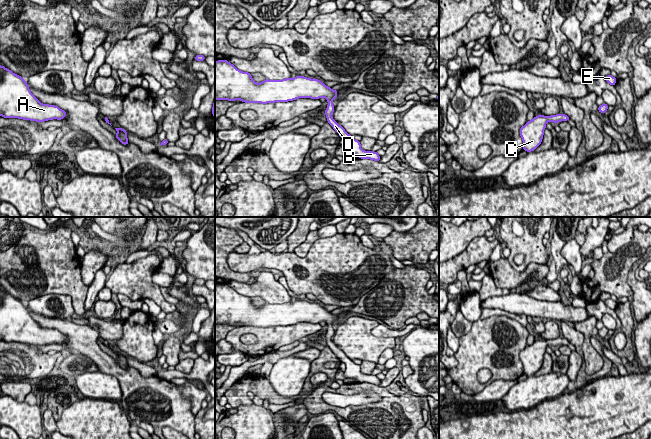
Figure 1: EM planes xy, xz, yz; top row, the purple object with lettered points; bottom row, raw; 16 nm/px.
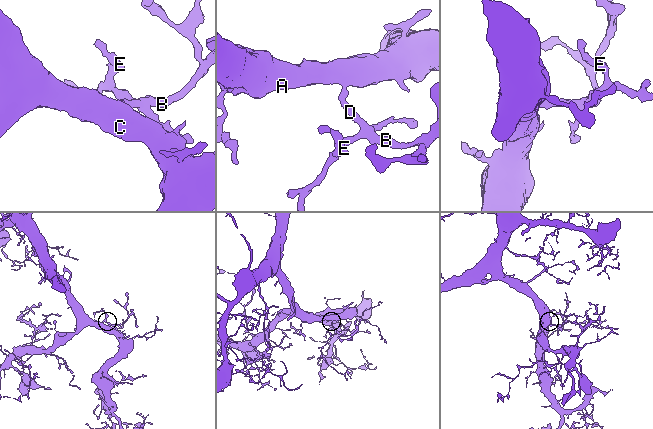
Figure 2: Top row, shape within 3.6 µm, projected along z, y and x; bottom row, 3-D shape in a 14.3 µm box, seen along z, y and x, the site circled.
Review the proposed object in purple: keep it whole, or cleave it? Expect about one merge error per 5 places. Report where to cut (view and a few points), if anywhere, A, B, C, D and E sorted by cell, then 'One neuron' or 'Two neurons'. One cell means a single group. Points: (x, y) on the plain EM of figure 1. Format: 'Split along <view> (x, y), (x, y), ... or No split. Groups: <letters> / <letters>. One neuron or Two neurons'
No split. Groups: A B C D E. One neuron

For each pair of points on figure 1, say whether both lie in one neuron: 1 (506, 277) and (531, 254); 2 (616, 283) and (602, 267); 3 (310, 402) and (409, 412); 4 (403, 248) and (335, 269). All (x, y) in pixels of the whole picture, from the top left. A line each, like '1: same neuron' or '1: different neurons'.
1: different neurons
2: same neuron
3: same neuron
4: different neurons

